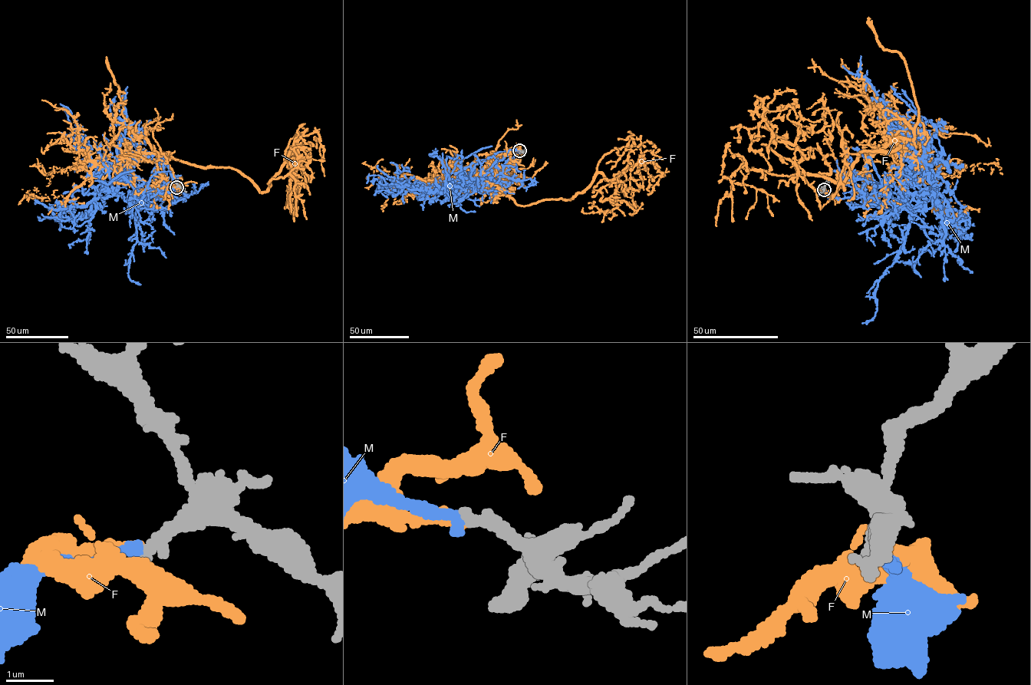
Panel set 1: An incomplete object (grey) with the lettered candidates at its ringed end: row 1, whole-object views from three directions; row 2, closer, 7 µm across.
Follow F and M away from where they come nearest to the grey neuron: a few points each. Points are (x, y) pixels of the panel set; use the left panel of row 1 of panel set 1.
F: (176, 186), (167, 190), (167, 154), (236, 169), (267, 191), (294, 141), (315, 132), (324, 176)
M: (176, 186), (166, 194), (154, 187), (139, 195), (123, 177), (113, 192), (76, 133), (70, 110), (60, 103)

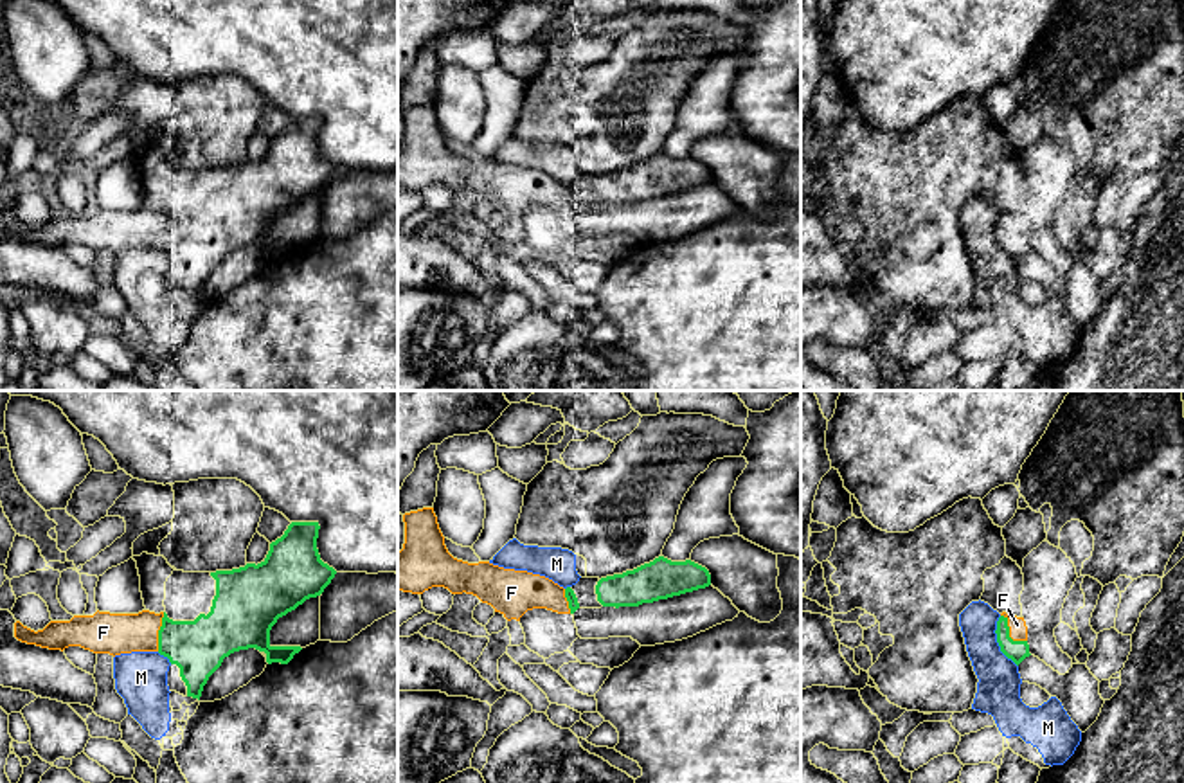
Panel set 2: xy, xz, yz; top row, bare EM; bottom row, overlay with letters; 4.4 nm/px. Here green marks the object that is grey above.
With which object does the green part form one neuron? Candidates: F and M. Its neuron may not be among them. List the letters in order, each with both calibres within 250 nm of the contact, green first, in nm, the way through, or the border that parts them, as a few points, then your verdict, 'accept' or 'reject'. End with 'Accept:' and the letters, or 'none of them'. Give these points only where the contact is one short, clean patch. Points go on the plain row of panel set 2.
F: calibres 100 and 80 nm; accept
M: calibres 100 and 190 nm; reject
Accept: F

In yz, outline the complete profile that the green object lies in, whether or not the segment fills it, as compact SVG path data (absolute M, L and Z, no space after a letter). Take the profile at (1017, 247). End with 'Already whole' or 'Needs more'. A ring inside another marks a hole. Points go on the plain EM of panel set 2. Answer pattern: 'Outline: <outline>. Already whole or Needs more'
Outline: M1002 209L997 218L997 239L1000 248L1017 263L1029 254L1027 223L1024 214Z. Needs more

